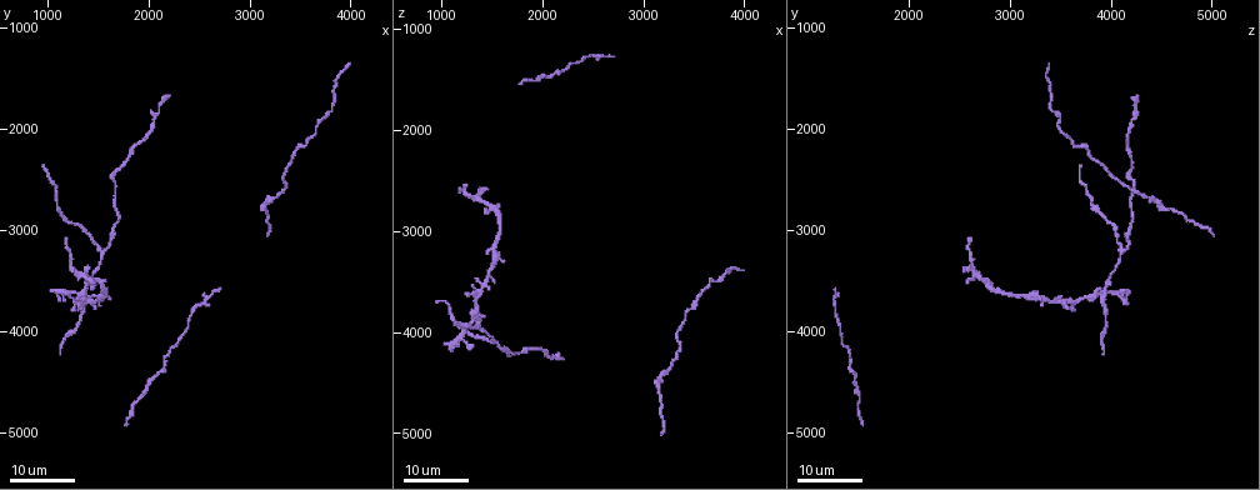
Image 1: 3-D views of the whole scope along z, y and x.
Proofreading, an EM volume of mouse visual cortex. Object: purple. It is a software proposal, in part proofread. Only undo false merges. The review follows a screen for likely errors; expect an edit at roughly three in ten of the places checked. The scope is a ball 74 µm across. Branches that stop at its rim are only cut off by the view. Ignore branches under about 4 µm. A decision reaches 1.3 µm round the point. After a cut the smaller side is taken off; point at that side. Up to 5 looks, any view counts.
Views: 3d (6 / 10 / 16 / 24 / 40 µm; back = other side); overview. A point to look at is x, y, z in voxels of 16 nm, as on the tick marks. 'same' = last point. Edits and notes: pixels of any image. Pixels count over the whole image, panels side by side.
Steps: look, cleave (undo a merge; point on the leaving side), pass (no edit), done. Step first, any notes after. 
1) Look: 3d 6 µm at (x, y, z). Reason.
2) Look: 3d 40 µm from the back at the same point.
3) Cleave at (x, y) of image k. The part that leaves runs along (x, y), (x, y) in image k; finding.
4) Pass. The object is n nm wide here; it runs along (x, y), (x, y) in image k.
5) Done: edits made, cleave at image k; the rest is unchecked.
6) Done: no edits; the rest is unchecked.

Look: 3d 16 µm at (2160, 4280, 1420).

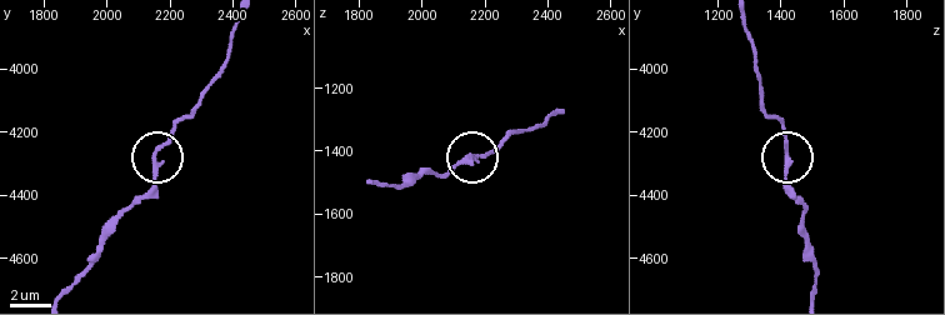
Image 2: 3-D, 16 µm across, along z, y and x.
Look: 3d 6 µm at (2160, 4250, 1420).

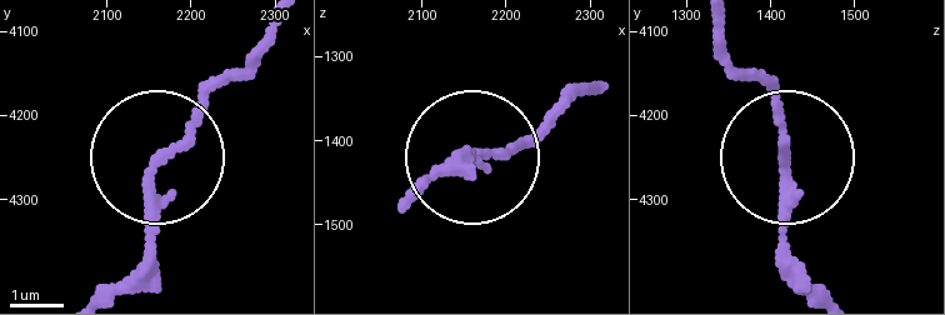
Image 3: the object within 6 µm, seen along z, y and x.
Pass. All the same cell.

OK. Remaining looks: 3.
Look: 3d 24 µm at (3680, 1920, 3480). Thick turns thin.

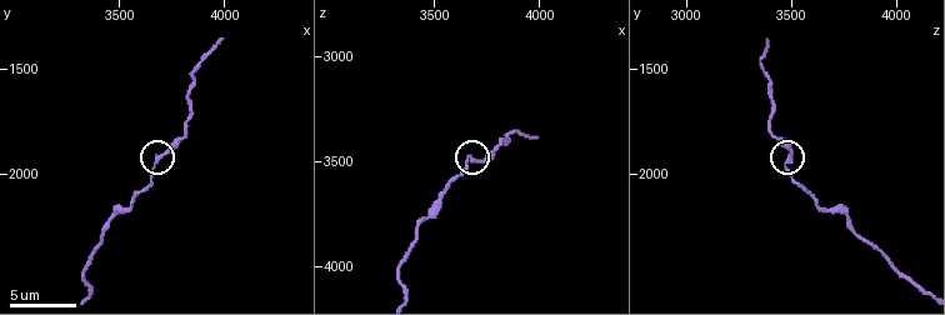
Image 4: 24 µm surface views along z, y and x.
Look: 3d 10 µm at (3700, 1920, 3490).

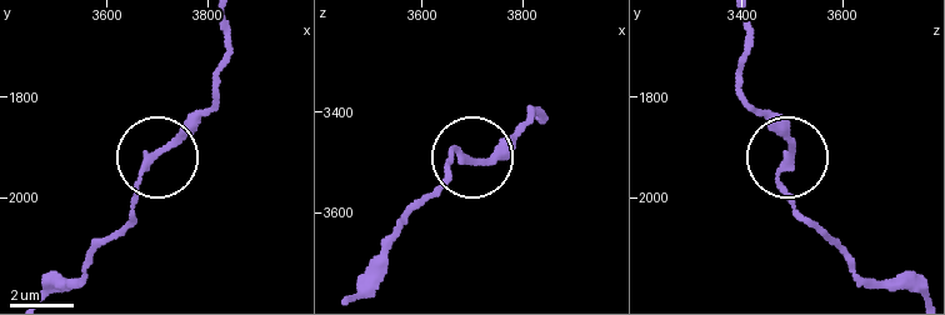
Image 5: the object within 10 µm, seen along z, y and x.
Pass. It runs along (911, 291), (864, 281), (799, 209), (789, 144), (754, 106) in image 5; one cell here.

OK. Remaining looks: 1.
Done: no edits; the rest is unchecked.

